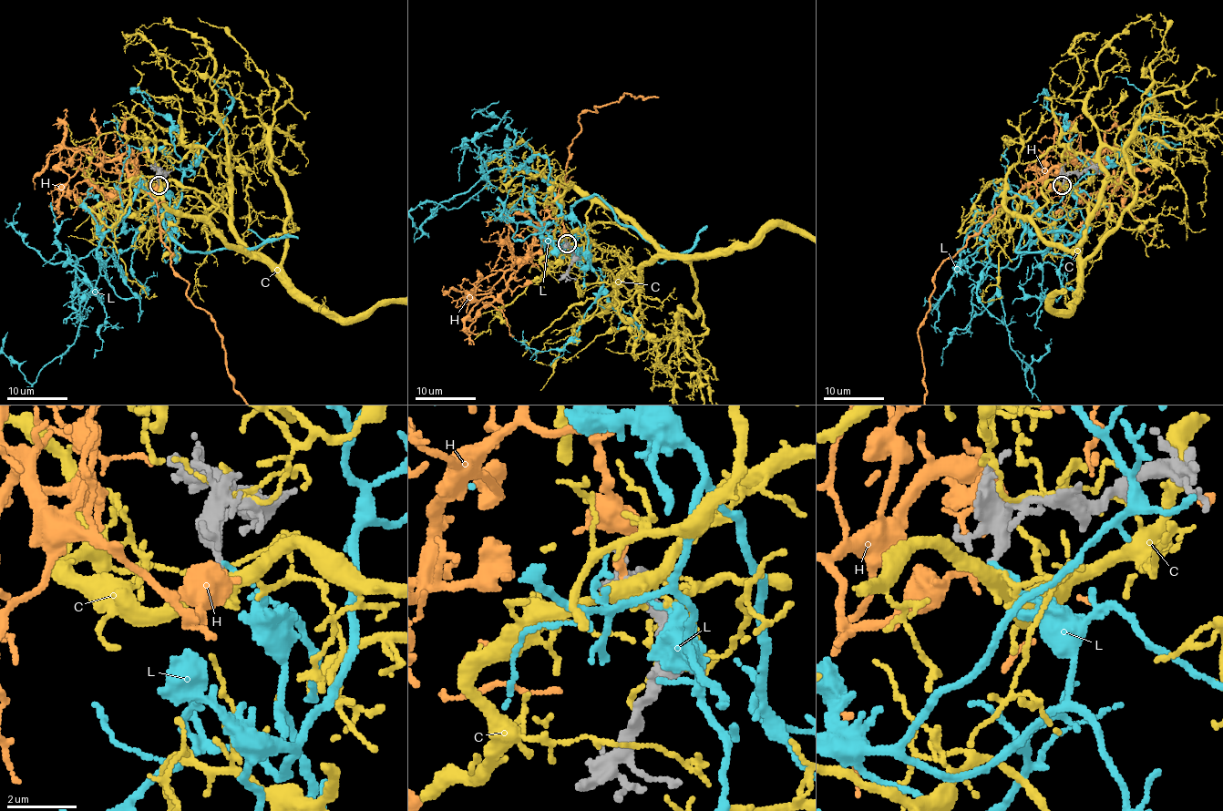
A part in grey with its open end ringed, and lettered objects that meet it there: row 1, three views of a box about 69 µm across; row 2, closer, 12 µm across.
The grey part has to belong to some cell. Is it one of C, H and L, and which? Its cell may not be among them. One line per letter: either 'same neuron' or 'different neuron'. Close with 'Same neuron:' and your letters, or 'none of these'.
C: different neuron
H: different neuron
L: different neuron
Same neuron: none of these

